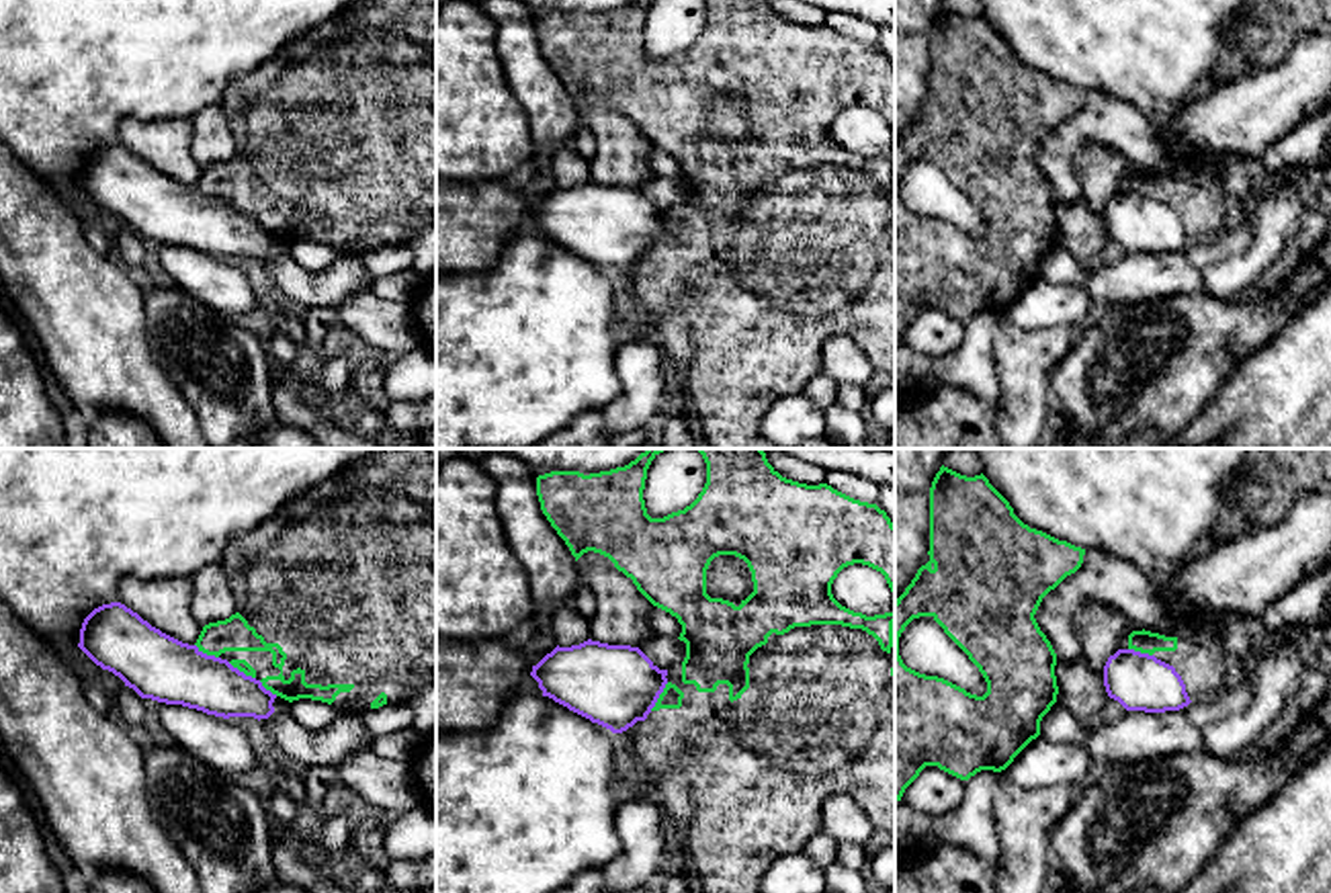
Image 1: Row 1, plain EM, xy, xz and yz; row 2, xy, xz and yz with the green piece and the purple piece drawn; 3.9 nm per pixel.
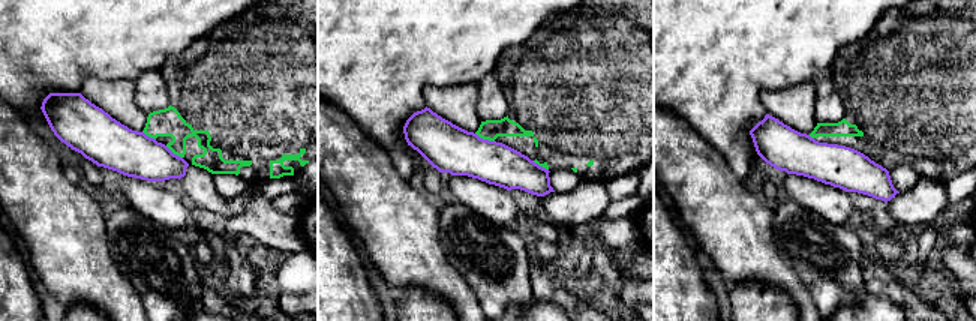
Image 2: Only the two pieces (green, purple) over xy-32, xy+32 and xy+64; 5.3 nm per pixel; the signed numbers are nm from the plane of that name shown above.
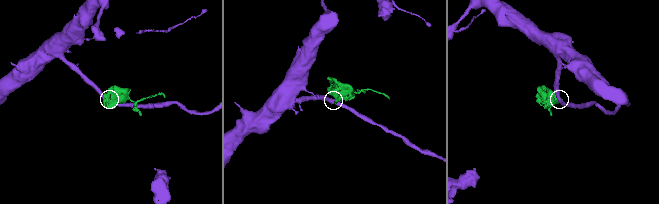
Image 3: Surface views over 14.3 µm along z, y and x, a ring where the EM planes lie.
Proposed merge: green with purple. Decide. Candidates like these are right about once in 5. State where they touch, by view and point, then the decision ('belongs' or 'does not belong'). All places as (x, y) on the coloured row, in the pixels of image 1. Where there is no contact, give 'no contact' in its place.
xz (660, 697) | does not belong

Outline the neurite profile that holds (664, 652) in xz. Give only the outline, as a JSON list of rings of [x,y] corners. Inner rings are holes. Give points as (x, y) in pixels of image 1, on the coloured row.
[[[655,635],[653,639],[641,643],[639,649],[659,670],[670,670],[674,664],[682,664],[686,657],[686,643],[676,637]]]

